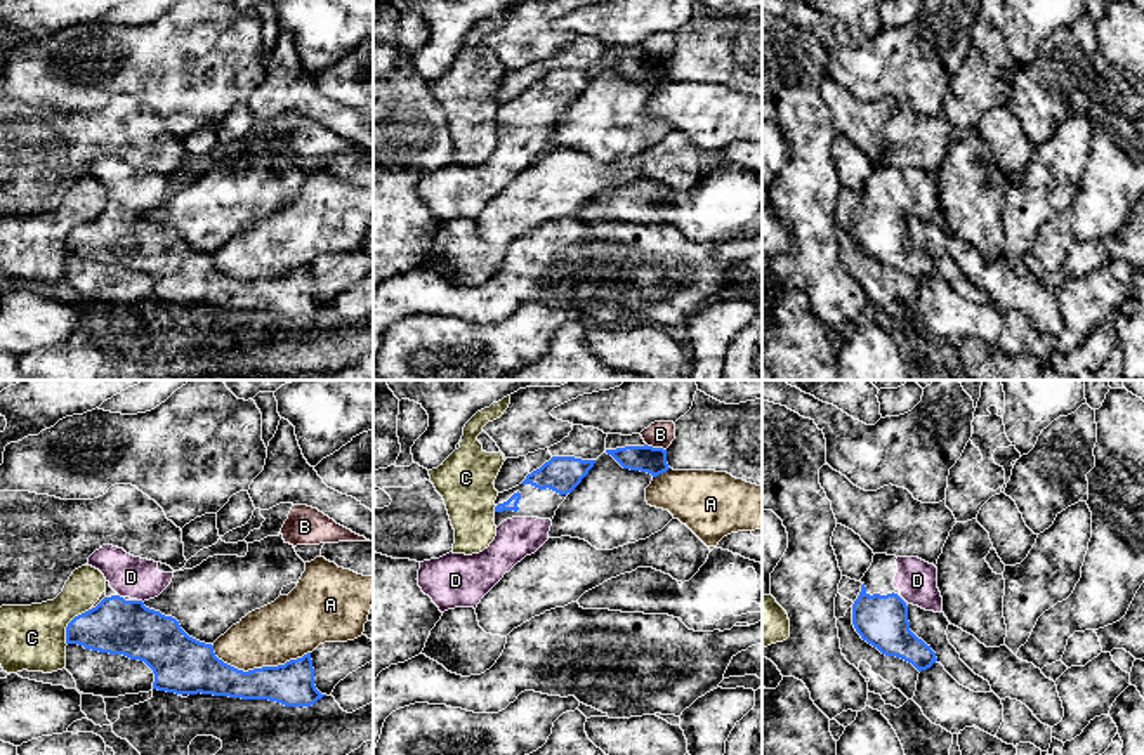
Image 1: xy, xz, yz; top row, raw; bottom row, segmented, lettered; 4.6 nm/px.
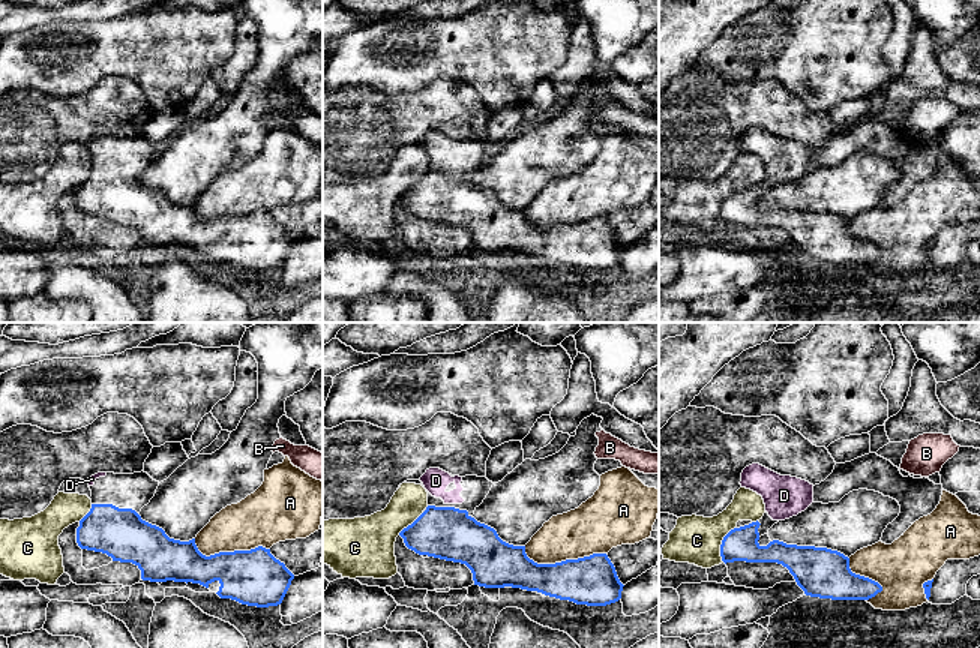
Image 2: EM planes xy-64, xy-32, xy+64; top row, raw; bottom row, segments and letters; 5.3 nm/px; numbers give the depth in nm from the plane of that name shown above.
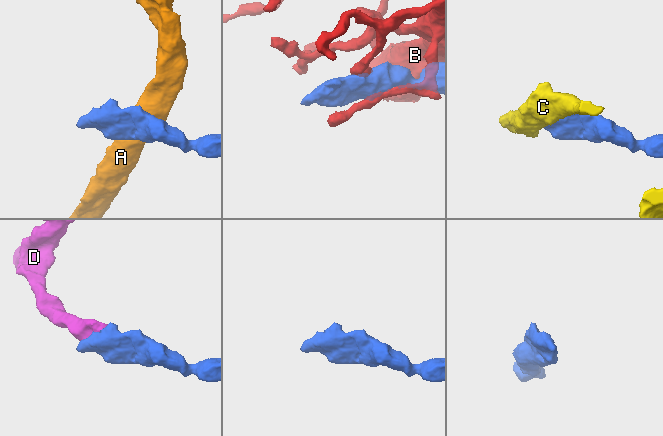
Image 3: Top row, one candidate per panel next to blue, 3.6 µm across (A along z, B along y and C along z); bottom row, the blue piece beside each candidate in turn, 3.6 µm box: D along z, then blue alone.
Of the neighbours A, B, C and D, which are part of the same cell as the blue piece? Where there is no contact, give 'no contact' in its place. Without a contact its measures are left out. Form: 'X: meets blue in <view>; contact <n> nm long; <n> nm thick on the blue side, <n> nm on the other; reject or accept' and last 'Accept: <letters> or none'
A: meets blue in xy; contact 460 nm long; 200 nm thick on the blue side, 280 nm on the other; reject
B: meets blue in xz; contact 100 nm long; 130 nm thick on the blue side, 130 nm on the other; reject
C: meets blue in xy; contact 200 nm long; 260 nm thick on the blue side, 300 nm on the other; reject
D: meets blue in xy; contact 40 nm long; 260 nm thick on the blue side, 190 nm on the other; accept
Accept: D

